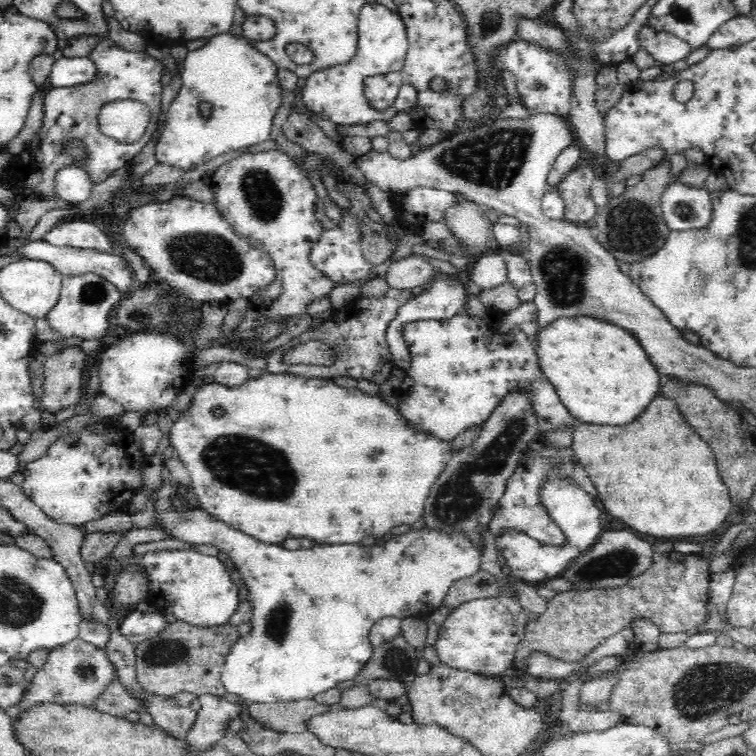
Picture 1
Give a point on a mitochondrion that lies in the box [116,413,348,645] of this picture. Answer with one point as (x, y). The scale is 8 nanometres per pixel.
(238, 462)

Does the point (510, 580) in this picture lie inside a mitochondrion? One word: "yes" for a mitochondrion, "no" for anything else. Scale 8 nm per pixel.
no

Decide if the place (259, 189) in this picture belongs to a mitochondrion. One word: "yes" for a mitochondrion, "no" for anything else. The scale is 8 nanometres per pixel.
yes

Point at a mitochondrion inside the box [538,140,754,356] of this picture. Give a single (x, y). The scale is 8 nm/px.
(631, 227)

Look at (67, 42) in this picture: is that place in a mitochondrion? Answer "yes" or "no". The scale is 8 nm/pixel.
no

